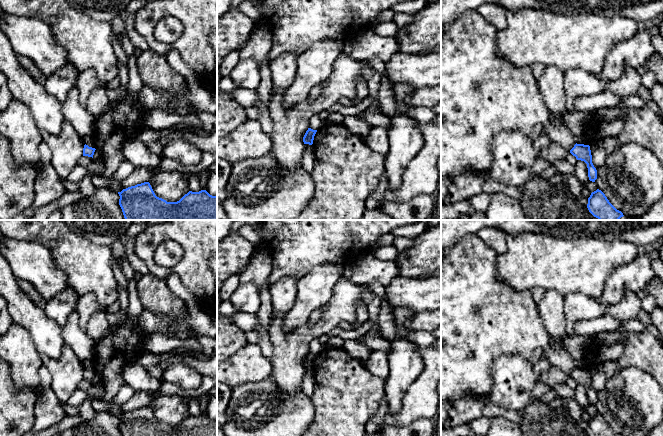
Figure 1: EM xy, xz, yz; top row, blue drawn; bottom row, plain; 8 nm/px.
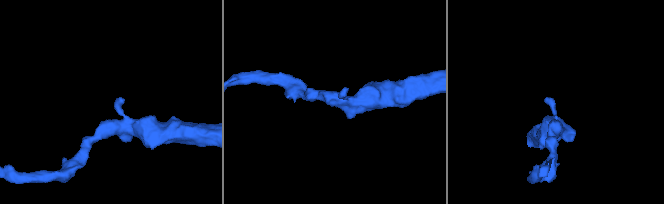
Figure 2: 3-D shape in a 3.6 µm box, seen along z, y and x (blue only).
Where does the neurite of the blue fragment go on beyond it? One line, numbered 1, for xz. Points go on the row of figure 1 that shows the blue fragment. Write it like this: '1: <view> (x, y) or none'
1: none

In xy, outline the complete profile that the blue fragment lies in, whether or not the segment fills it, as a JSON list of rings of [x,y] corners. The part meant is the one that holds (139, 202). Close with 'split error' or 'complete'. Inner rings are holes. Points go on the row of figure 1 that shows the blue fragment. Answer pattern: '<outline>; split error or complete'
[[[144,182],[118,194],[125,220],[217,220],[217,196],[210,195],[206,190],[189,191],[179,201],[167,202],[155,195],[149,182]]]; complete

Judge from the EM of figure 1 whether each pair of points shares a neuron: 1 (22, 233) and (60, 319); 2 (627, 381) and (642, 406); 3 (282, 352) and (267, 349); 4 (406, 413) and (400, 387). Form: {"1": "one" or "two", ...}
{"1": "two", "2": "one", "3": "two", "4": "two"}

